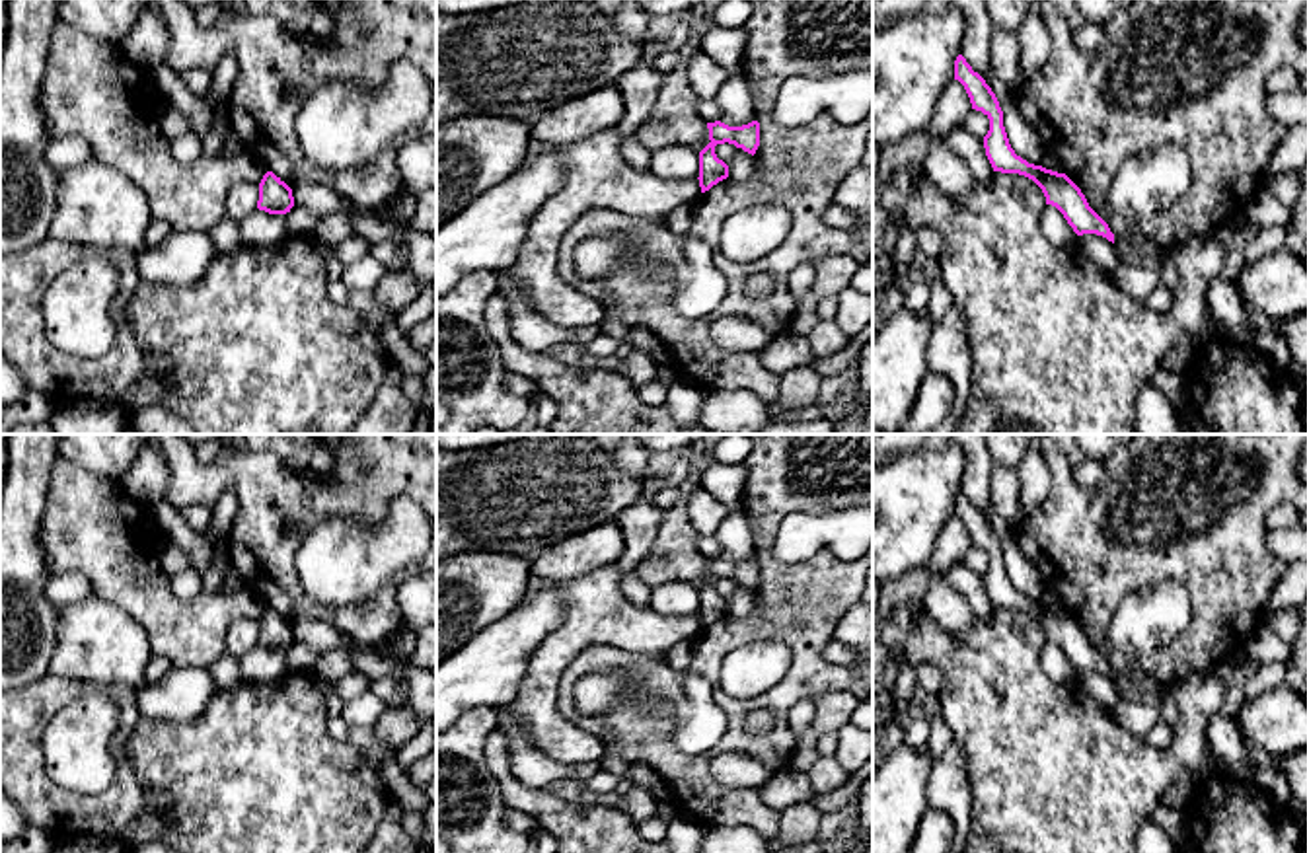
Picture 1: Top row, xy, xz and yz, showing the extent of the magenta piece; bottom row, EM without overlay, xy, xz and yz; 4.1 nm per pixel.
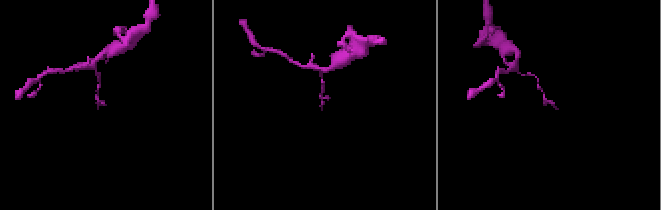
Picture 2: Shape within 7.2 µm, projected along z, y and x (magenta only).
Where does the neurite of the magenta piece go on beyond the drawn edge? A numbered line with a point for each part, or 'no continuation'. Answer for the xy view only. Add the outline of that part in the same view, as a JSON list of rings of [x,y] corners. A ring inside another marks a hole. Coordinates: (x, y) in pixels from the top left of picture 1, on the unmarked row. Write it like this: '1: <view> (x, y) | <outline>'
no continuation

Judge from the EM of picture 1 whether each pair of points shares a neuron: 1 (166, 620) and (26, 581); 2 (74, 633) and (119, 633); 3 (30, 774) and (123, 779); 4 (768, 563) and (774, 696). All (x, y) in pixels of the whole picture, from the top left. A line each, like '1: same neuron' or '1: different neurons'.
1: different neurons
2: same neuron
3: same neuron
4: same neuron

